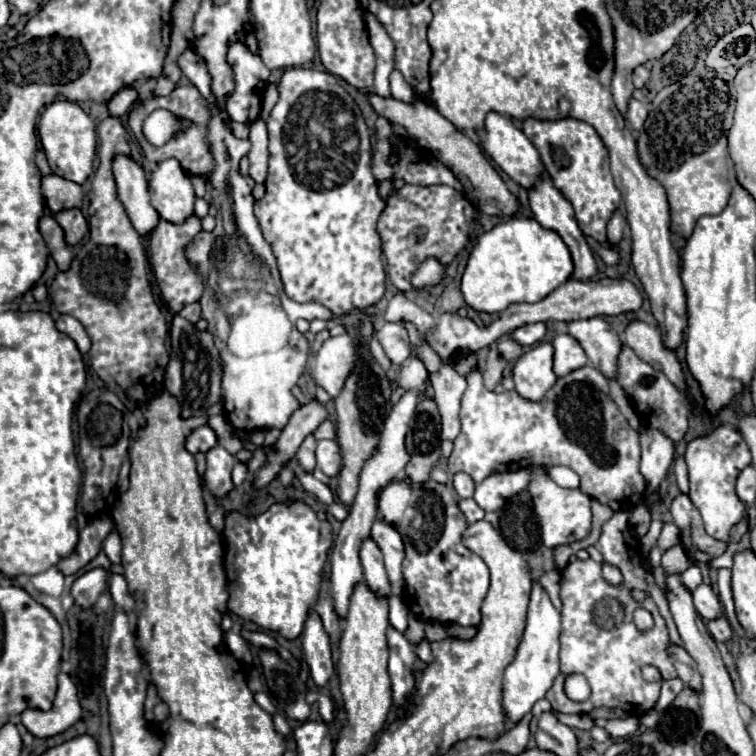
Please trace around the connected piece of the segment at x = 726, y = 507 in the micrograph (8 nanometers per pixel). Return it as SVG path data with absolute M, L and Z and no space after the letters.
M718 426L708 436L696 438L686 448L686 464L690 478L690 500L700 510L704 528L716 540L730 542L730 528L744 520L746 504L736 496L736 478L750 464L750 450L738 430Z

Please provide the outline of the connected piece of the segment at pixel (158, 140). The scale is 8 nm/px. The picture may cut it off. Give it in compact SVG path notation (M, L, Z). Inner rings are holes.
M154 110L146 120L144 120L144 136L150 144L154 146L164 146L172 134L180 128L190 126L186 120L176 120L172 114L162 114L162 110Z

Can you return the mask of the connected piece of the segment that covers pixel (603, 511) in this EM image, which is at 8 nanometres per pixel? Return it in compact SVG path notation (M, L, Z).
M592 500L592 514L594 514L594 518L592 518L592 532L590 532L590 536L588 536L588 538L584 538L584 540L580 540L580 542L574 542L574 544L572 544L574 552L576 552L576 550L580 550L580 548L588 548L588 546L596 544L596 540L600 538L600 532L602 532L602 524L604 524L604 522L608 522L608 520L612 518L612 514L614 514L614 512L612 512L608 506L600 504L598 500Z

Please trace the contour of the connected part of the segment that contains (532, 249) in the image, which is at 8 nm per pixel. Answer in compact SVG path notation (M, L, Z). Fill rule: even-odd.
M510 218L478 238L462 274L460 290L472 310L498 314L518 302L540 302L564 284L572 270L570 250L556 232L542 228L534 218Z

